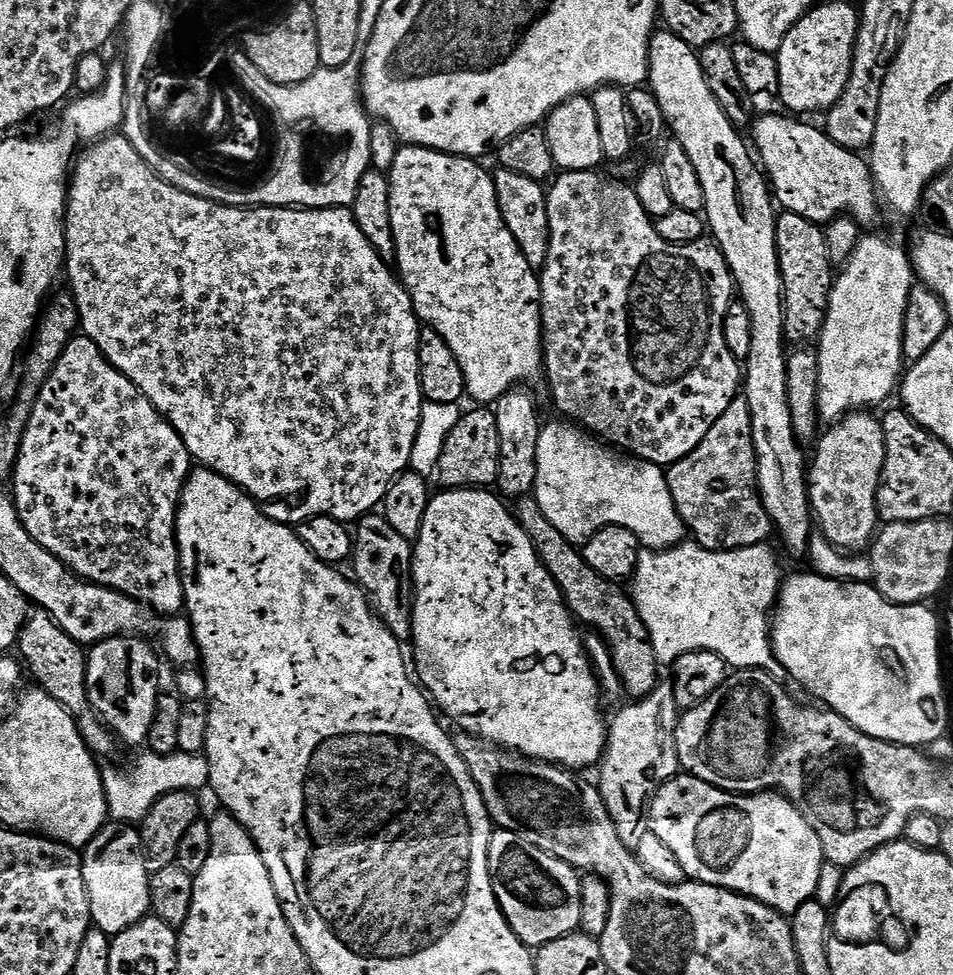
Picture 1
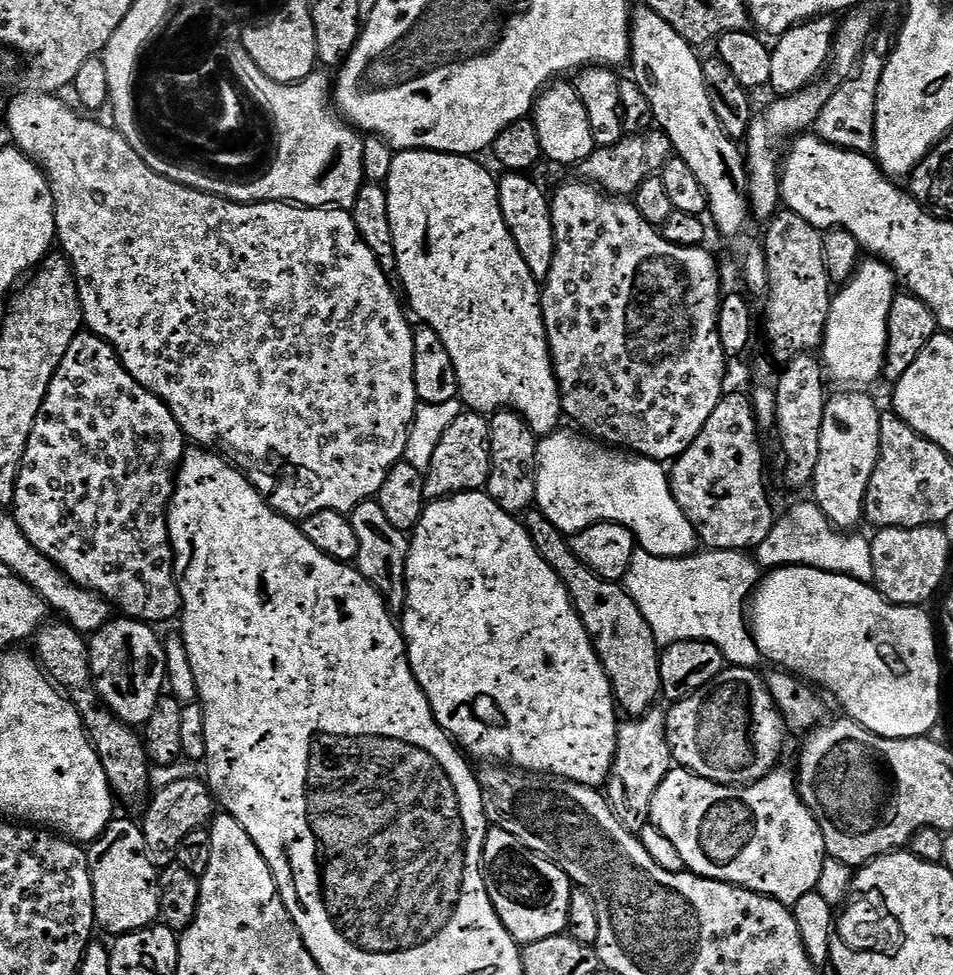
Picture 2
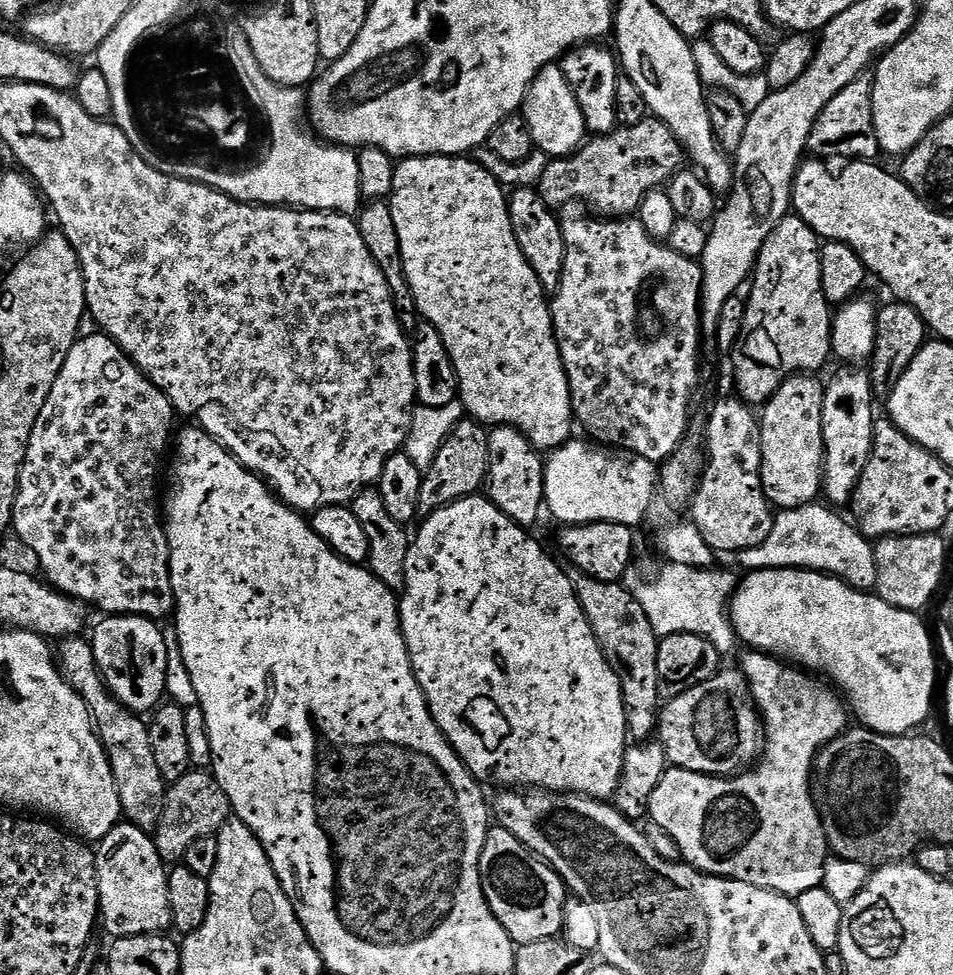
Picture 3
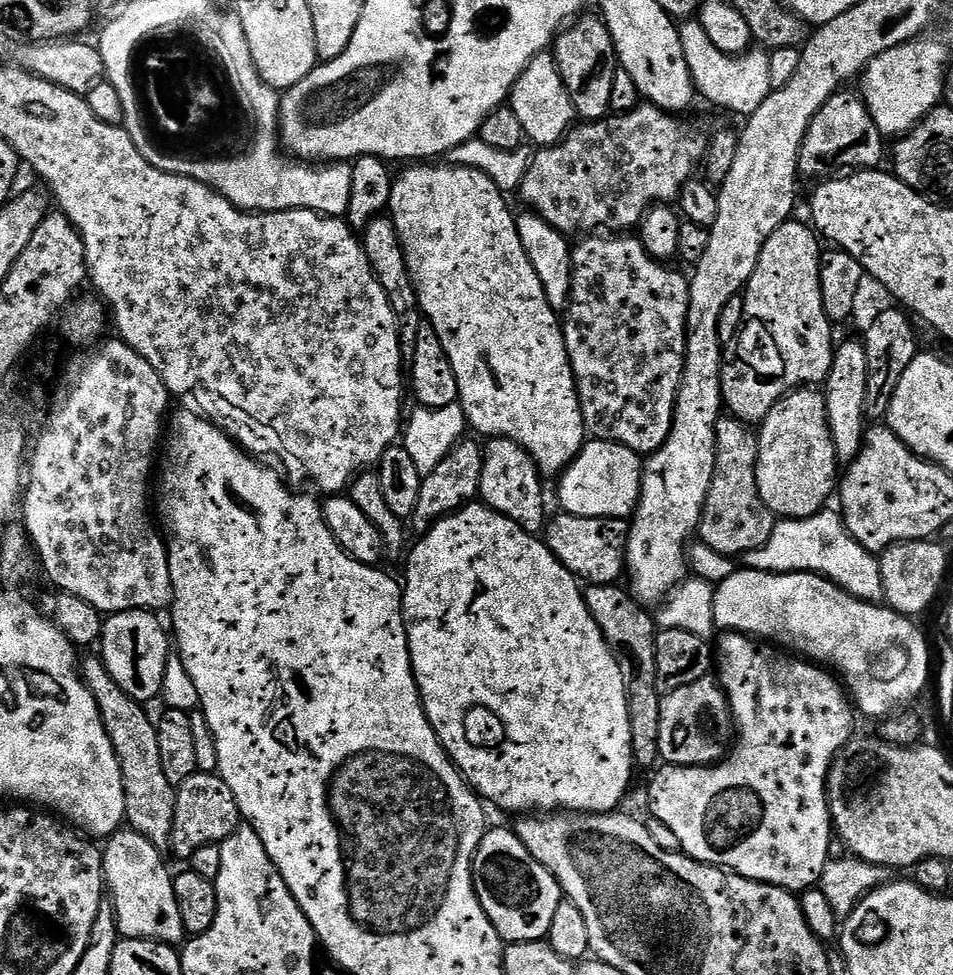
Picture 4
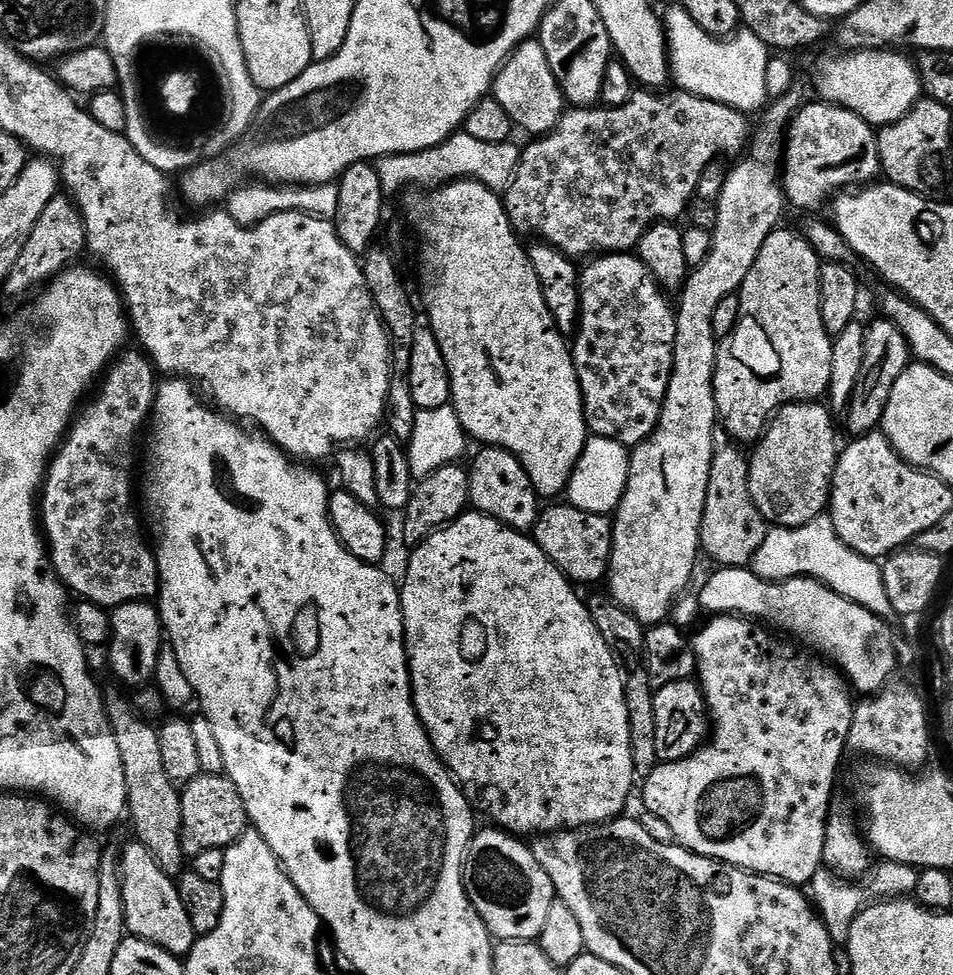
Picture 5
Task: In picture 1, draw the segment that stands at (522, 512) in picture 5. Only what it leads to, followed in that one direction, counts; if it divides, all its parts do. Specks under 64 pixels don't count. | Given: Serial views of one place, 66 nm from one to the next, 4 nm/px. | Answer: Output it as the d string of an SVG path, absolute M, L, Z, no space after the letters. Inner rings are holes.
M523 387L511 388L502 398L496 401L494 411L498 422L500 439L500 473L496 479L501 497L519 498L527 496L536 487L538 474L538 438L542 427L540 412L532 401L532 396Z

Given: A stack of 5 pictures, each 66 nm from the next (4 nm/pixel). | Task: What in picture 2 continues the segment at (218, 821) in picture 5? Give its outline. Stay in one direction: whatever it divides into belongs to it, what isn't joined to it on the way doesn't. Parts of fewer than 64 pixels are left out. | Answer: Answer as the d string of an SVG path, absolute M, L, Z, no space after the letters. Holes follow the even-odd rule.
M198 778L170 782L156 793L147 805L148 813L145 814L144 820L142 819L142 827L148 847L147 853L152 857L152 863L157 869L162 869L174 863L178 846L182 838L186 838L186 834L201 831L211 821L214 815L214 797L207 783Z

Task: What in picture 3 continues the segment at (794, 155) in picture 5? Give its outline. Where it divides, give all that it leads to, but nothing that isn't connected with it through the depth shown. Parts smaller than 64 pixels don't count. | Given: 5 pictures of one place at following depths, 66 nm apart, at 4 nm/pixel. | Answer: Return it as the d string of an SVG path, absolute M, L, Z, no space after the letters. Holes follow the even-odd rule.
M871 75L859 76L850 86L834 94L834 98L824 107L822 114L814 122L807 151L813 157L823 158L828 162L831 160L872 162L881 155L880 143L876 137L876 119L872 109Z

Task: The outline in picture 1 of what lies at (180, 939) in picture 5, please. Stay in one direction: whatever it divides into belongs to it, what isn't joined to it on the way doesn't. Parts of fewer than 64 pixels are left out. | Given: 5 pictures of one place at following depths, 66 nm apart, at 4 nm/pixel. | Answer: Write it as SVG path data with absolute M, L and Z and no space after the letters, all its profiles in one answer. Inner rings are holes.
M108 822L82 849L82 878L90 898L90 914L95 928L108 936L122 934L152 911L150 906L150 873L144 859L144 843L139 827L131 823Z

